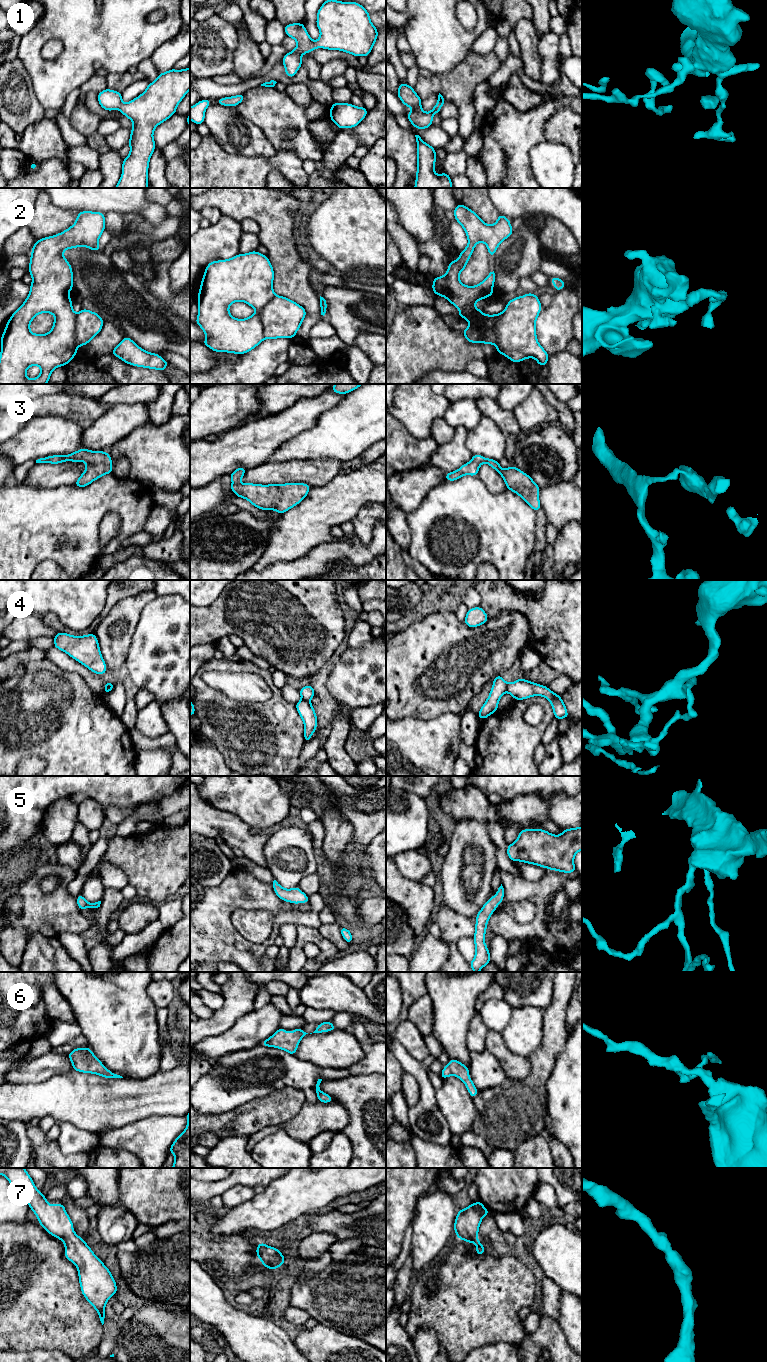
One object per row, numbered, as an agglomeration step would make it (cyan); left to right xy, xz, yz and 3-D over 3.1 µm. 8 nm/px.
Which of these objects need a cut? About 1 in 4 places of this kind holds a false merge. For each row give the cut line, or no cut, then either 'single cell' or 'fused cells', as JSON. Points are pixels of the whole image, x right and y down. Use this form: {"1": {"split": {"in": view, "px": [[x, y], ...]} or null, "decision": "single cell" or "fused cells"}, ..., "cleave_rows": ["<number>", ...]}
{"1": {"split": null, "decision": "single cell"}, "2": {"split": {"in": "yz", "px": [[499, 313], [491, 315], [484, 326], [495, 335], [500, 352]]}, "decision": "fused cells"}, "3": {"split": null, "decision": "single cell"}, "4": {"split": {"in": "xz", "px": [[302, 698], [309, 701]]}, "decision": "fused cells"}, "5": {"split": null, "decision": "single cell"}, "6": {"split": null, "decision": "single cell"}, "7": {"split": null, "decision": "single cell"}, "cleave_rows": ["2", "4"]}

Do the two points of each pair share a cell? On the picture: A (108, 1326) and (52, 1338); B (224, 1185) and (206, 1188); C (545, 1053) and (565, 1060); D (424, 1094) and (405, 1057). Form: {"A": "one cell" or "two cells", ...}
{"A": "two cells", "B": "one cell", "C": "two cells", "D": "one cell"}

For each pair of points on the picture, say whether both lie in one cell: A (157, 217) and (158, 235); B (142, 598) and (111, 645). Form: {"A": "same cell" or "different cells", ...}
{"A": "different cells", "B": "same cell"}

